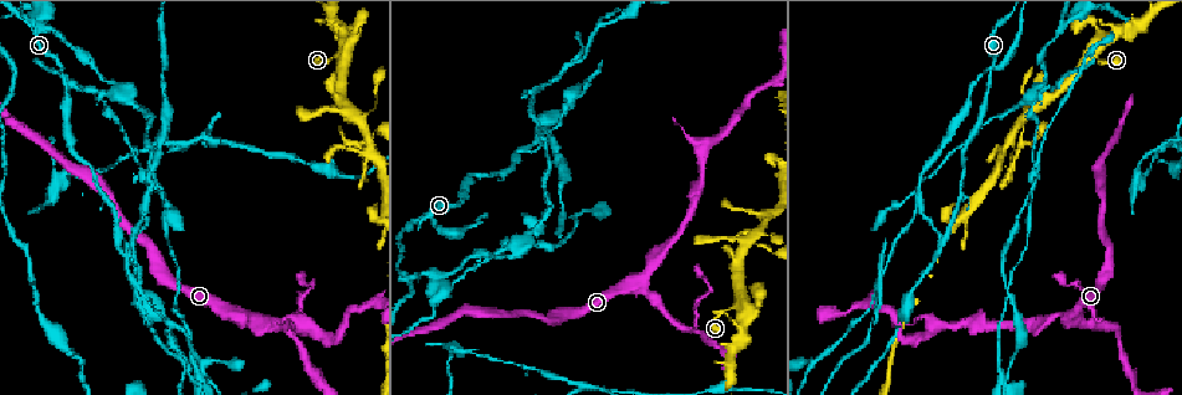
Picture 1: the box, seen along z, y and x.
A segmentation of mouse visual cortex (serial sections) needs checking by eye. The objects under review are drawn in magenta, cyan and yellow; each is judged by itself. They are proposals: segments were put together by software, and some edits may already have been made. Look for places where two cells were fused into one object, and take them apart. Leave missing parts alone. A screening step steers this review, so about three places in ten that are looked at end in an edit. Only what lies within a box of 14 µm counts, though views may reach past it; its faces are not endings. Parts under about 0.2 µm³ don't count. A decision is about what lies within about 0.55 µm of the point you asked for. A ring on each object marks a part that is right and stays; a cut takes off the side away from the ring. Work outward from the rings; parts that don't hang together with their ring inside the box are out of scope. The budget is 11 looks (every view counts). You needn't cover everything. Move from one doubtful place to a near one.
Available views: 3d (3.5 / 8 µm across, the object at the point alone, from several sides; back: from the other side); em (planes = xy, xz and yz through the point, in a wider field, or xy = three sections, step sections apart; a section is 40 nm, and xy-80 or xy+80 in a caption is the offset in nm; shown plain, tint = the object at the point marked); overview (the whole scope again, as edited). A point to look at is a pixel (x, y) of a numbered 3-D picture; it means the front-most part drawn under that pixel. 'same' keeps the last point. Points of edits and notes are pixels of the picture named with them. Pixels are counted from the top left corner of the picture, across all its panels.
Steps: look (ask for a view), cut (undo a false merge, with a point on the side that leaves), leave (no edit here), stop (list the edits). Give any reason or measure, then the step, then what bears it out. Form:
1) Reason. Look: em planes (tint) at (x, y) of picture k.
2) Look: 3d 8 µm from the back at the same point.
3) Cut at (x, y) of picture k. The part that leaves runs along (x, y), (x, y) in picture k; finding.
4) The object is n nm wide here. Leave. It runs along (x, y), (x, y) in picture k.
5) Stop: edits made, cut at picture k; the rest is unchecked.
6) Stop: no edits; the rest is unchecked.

Arms part here. Look: 3d 8 µm at (119, 252) of picture 1.

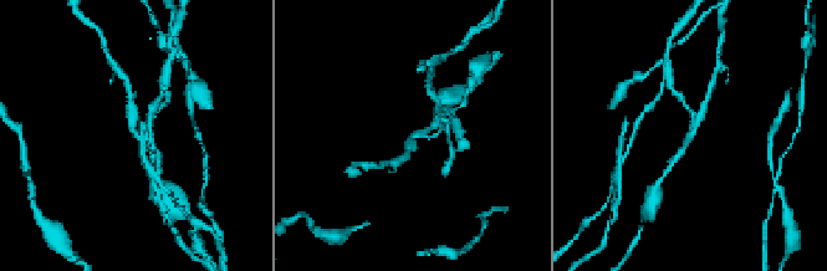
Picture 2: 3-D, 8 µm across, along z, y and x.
Look: 3d 3.5 µm at (133, 132) of picture 2.

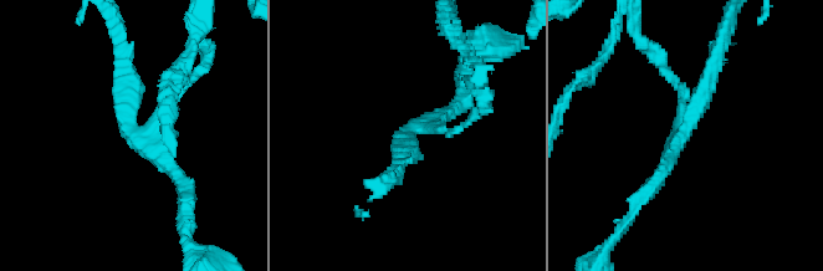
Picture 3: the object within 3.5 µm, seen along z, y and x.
3 arms meet here; the arms are 100, 200, 250 nm wide. Look: em xy step 2 (tint) at (412, 130) of picture 3.

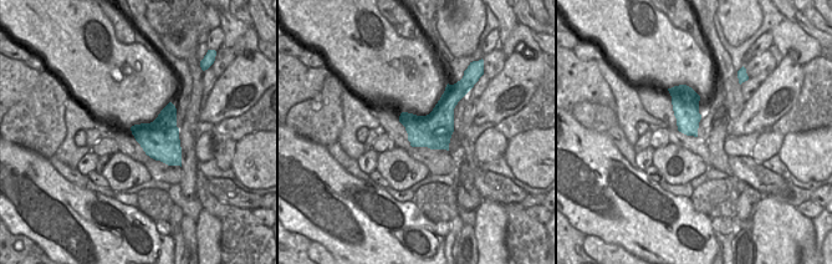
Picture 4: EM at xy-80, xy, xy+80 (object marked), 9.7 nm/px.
Cut at (681, 93) of picture 3. Two cells meet here.

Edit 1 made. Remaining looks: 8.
A narrow waist. Look: 3d 3.5 µm at (242, 316) of picture 1.

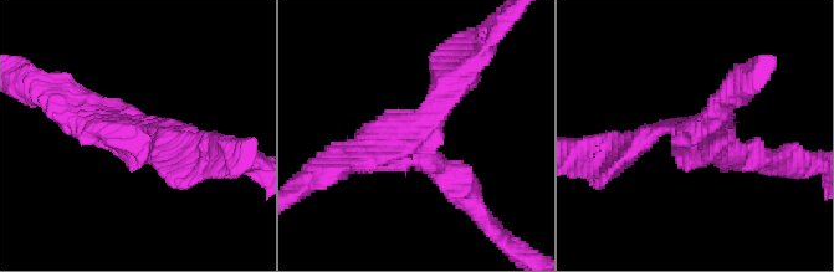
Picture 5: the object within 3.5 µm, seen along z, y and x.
3 arms meet here; the arms are 250, 300, 300 nm wide; now the EM. Look: em planes (tint) at (129, 134) of picture 5.

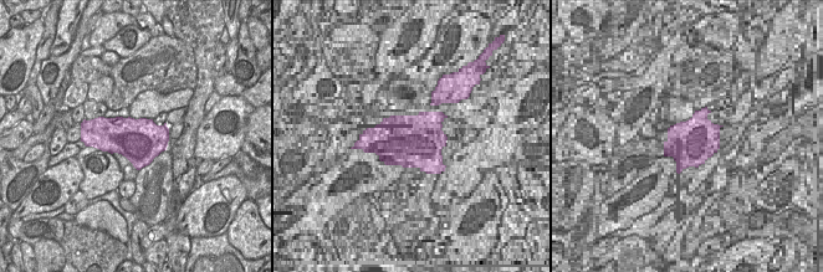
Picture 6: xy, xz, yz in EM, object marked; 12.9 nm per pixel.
Leave. It runs along (339, 159), (412, 134), (458, 76) in picture 5; continuous, no second cell.

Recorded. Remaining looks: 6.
Look: 3d 3.5 µm at (1095, 53) of picture 1.

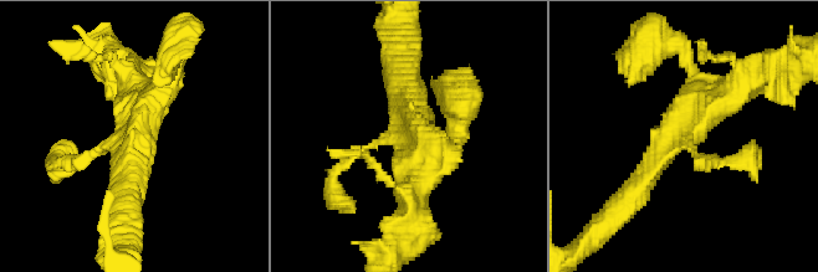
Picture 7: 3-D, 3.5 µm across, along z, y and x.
Look: em xy step 2 (plain) at (685, 136) of picture 7.

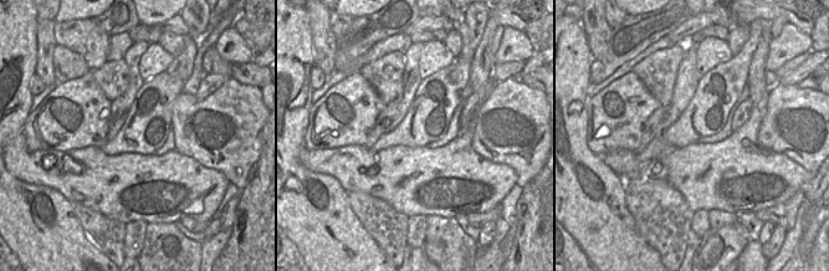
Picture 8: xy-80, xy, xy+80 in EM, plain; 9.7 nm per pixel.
Where the object lies. Look: em xy step 2 (tint) at the same point.

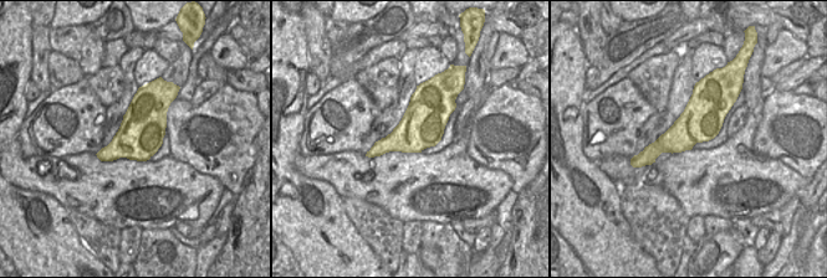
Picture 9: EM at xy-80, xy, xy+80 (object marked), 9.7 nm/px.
Leave. It runs along (336, 173), (359, 150), (413, 128), (405, 83) in picture 7; continuous, no second cell.

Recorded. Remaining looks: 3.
Look: overview.

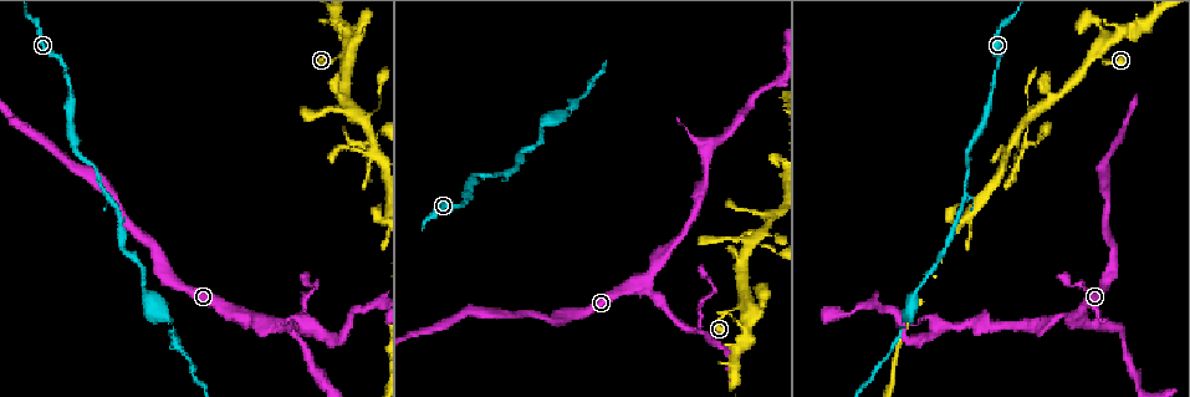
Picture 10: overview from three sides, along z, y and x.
A fork. Look: 3d 3.5 µm at (1012, 141) of picture 10.

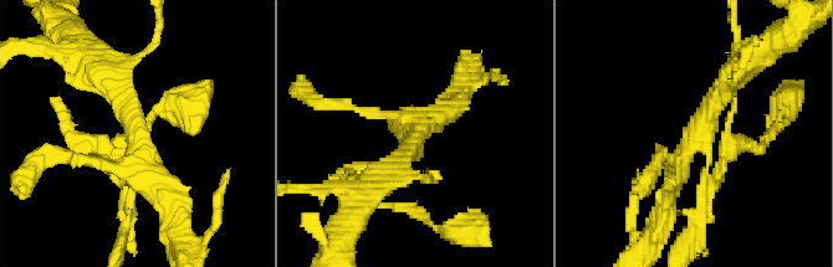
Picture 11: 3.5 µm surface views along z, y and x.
Need the tissue. Look: em xy step 1 (tint) at (135, 139) of picture 11.

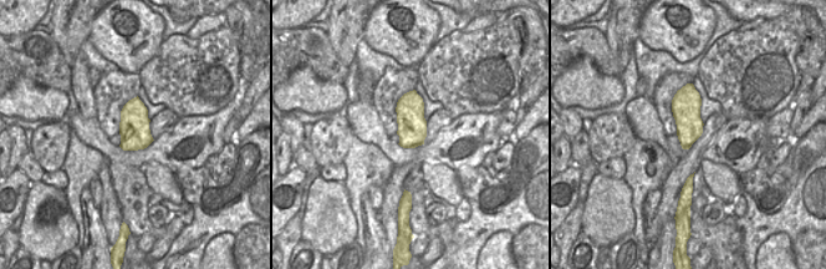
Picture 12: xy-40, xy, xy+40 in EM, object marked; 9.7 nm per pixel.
Leave. It runs along (97, 71), (169, 201) in picture 11; continuous, no second cell.

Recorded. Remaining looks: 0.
Stop: edits made, cut at picture 3; the rest is unchecked.

